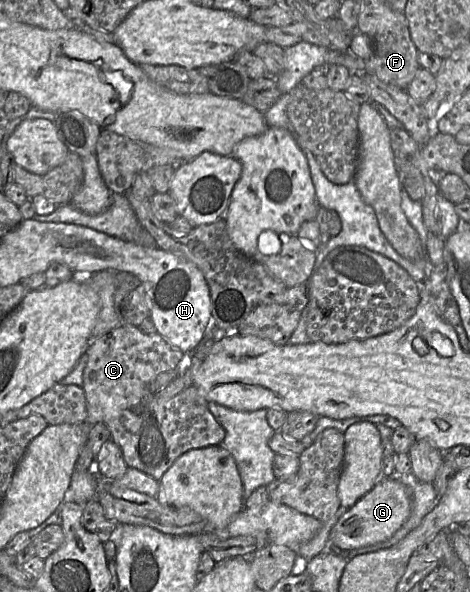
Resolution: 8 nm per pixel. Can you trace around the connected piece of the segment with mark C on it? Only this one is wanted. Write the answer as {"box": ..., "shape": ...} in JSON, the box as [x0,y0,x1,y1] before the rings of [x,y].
{"box":[83,326,225,480],"shape":[[[117,326],[103,336],[91,341],[88,360],[83,372],[83,391],[86,397],[86,423],[94,426],[105,424],[111,438],[122,450],[128,467],[138,469],[156,480],[160,480],[174,461],[183,453],[208,446],[220,445],[225,437],[223,426],[208,409],[208,402],[195,386],[179,392],[167,400],[157,400],[150,391],[151,383],[161,373],[174,370],[183,353],[173,347],[160,334],[144,334],[137,326]]]}

